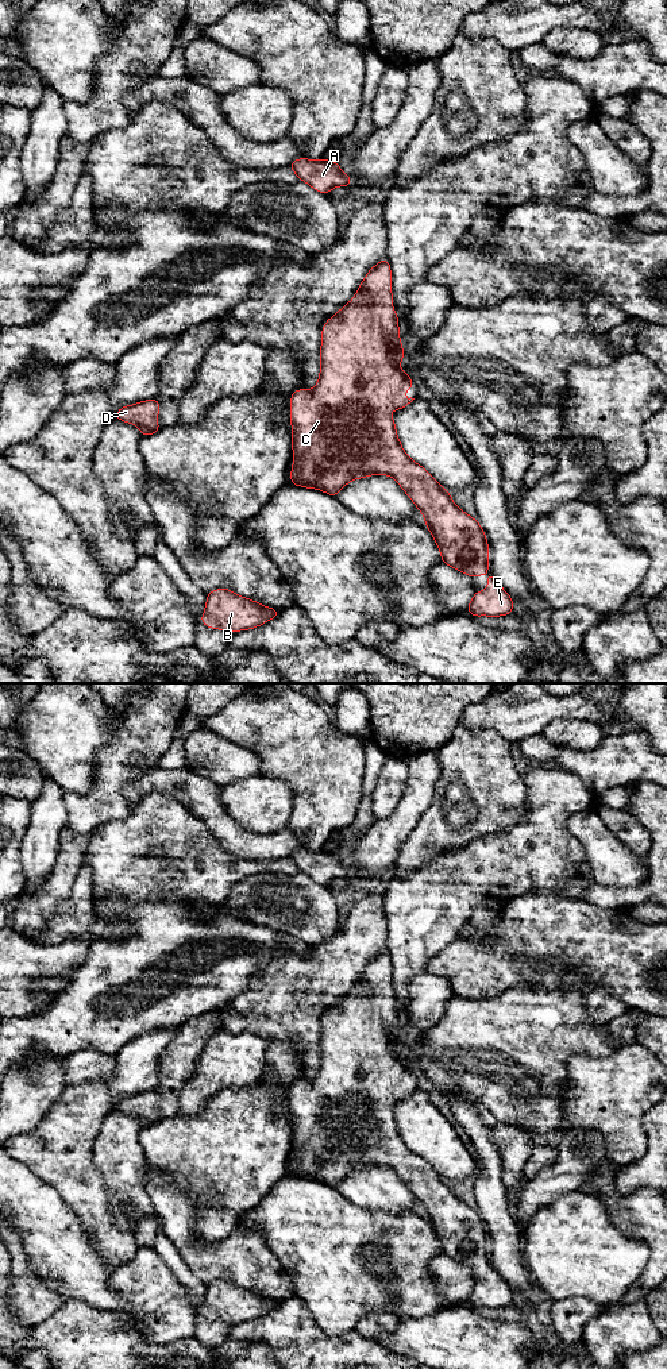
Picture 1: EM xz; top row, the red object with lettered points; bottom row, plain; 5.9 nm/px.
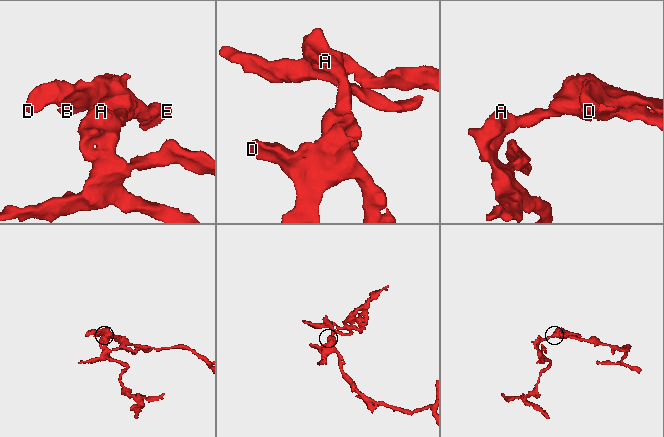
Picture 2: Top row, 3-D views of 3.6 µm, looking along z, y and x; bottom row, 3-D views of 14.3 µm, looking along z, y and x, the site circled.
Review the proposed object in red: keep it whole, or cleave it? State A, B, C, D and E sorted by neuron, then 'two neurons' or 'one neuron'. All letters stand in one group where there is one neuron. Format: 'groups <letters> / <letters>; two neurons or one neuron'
groups A B C D E; one neuron

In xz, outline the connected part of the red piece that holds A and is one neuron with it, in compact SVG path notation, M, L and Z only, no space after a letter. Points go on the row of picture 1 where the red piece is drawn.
M294 159L289 167L297 174L298 180L311 185L315 190L327 194L336 186L351 186L352 181L348 174L344 174L338 161L327 159Z

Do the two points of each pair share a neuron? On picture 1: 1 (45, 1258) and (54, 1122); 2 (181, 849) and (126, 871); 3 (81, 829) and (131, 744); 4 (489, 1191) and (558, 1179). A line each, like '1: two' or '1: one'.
1: two
2: one
3: one
4: two

